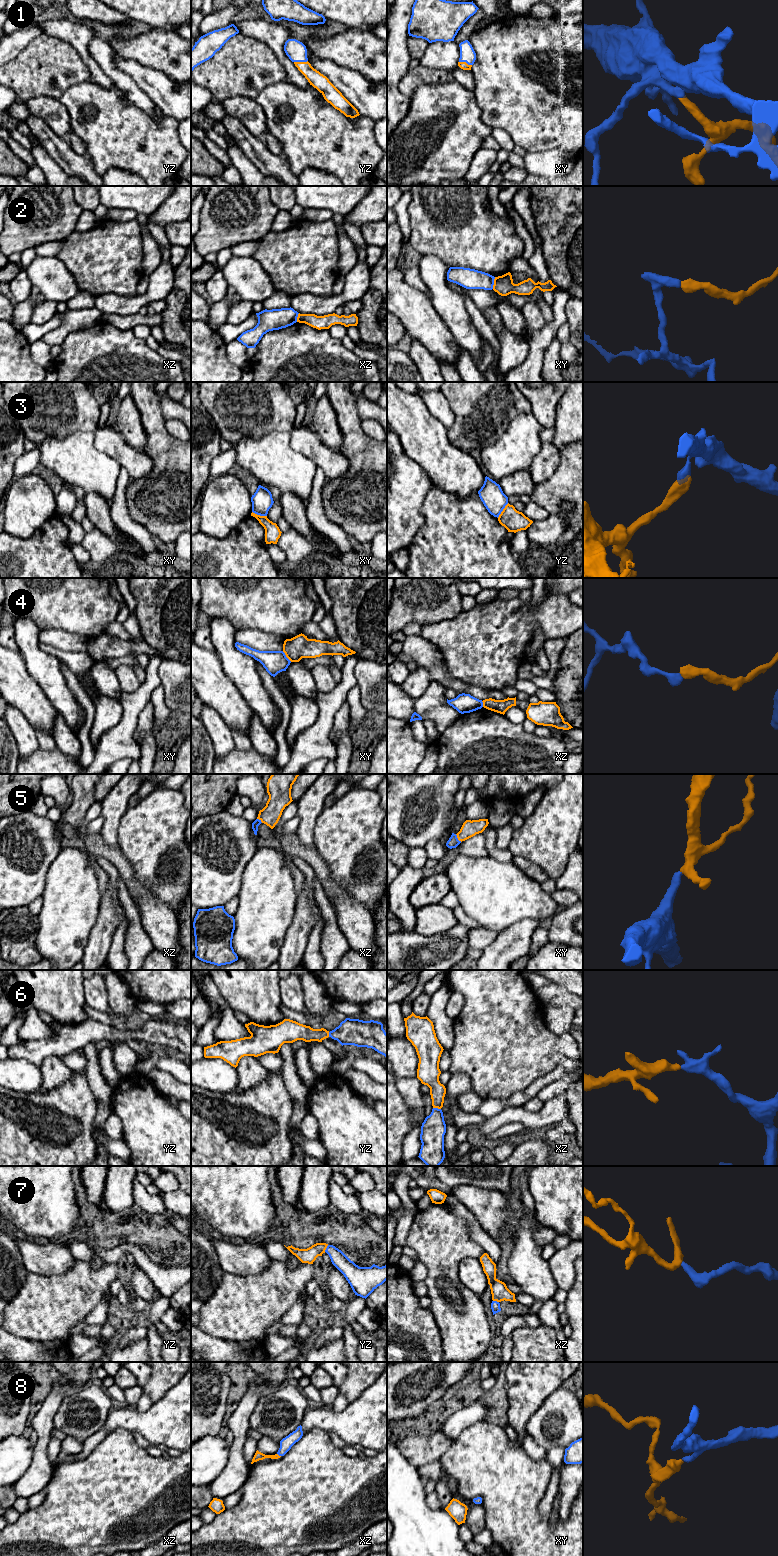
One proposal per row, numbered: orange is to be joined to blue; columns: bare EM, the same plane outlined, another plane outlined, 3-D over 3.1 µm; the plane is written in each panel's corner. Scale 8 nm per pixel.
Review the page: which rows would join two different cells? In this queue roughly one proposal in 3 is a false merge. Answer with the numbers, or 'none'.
2, 3, 4

